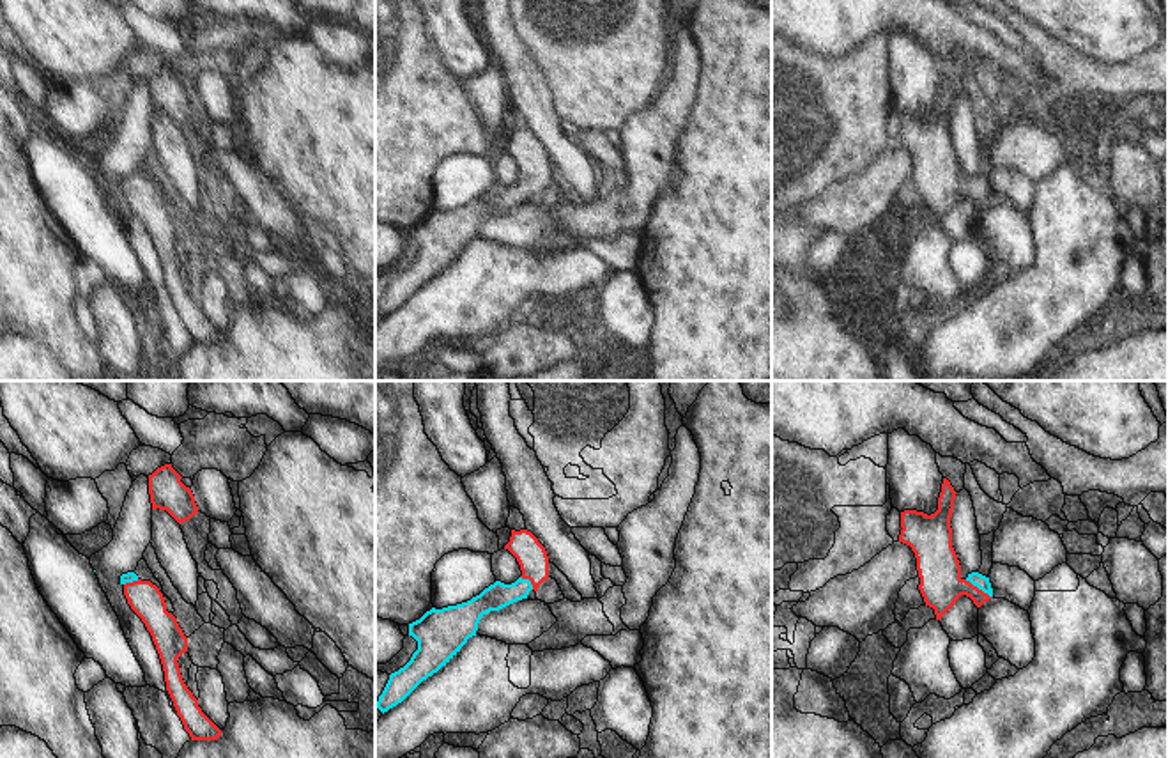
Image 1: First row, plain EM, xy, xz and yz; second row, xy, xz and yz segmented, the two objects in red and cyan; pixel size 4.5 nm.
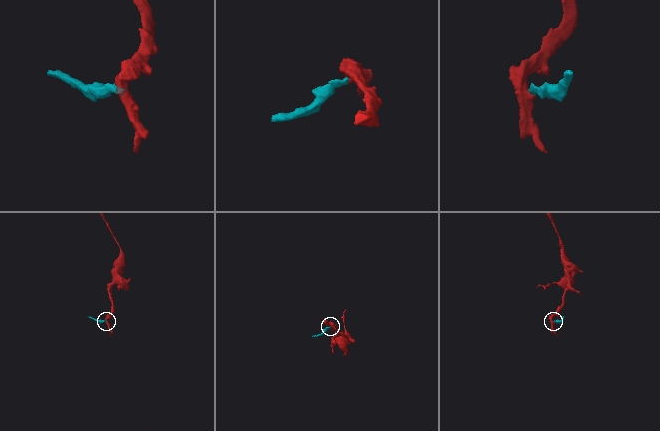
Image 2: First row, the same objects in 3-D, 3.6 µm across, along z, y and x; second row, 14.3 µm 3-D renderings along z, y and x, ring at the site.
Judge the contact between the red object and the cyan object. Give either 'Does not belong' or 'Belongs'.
Belongs.

